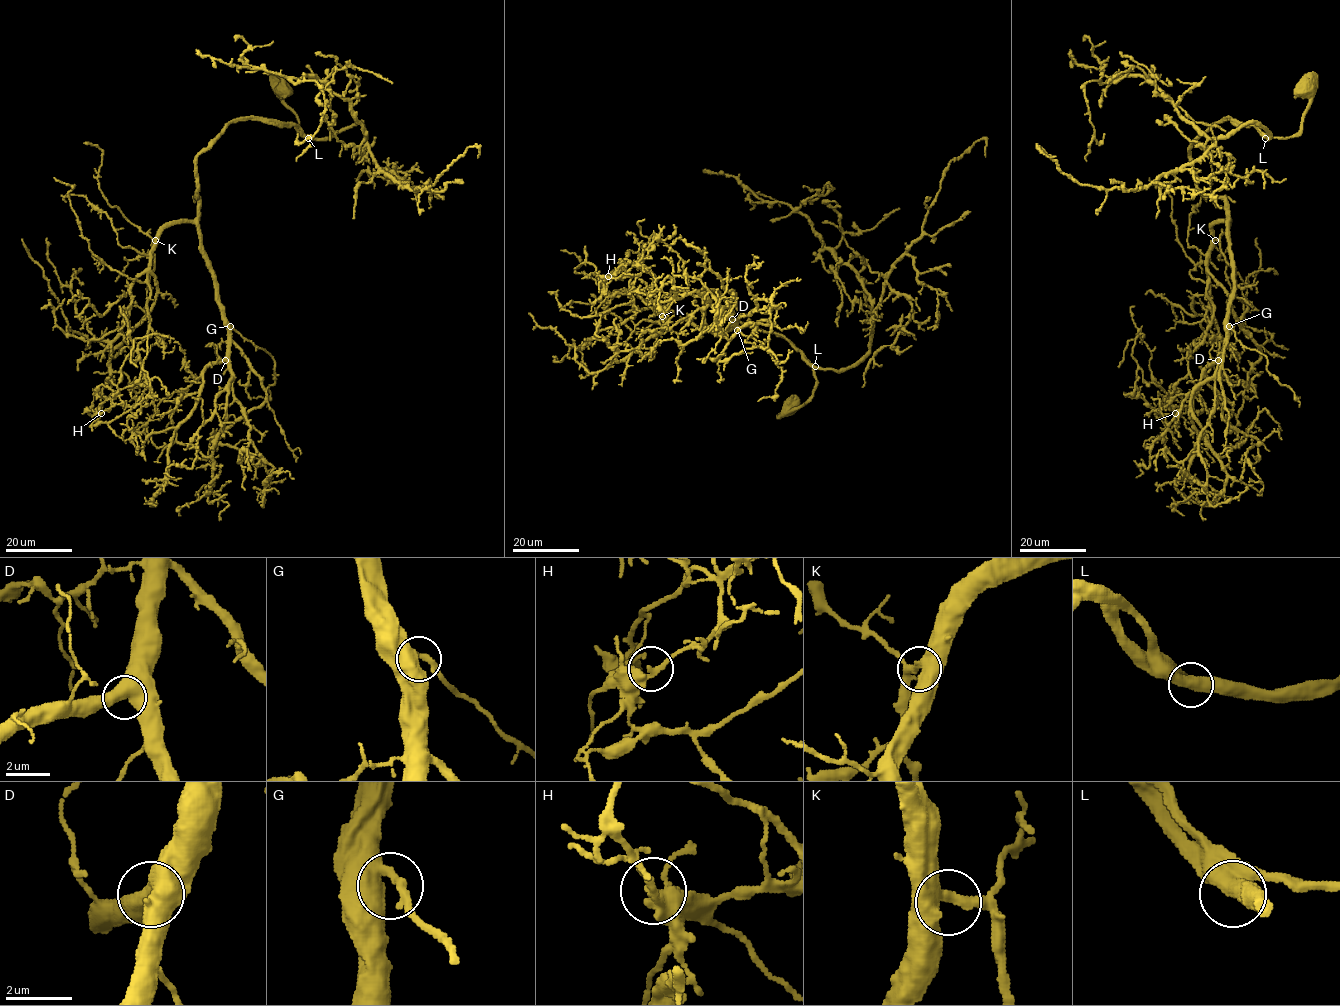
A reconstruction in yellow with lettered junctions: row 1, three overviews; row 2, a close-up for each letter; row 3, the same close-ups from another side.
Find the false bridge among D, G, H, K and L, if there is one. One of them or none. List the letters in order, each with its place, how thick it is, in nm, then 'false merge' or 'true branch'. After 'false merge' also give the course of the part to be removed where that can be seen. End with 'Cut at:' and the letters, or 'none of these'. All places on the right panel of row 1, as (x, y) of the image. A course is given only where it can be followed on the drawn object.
D: at (1218, 360); 550 nm thick; true branch
G: at (1229, 326); 280 nm thick; true branch
H: at (1175, 413); 300 nm thick; false merge; foreign part runs (1175, 413), (1161, 387), (1147, 383), (1138, 369), (1138, 394), (1165, 426), (1163, 437), (1144, 442), (1146, 449)
K: at (1215, 240); 440 nm thick; true branch
L: at (1265, 138); 480 nm thick; true branch
Cut at: H

